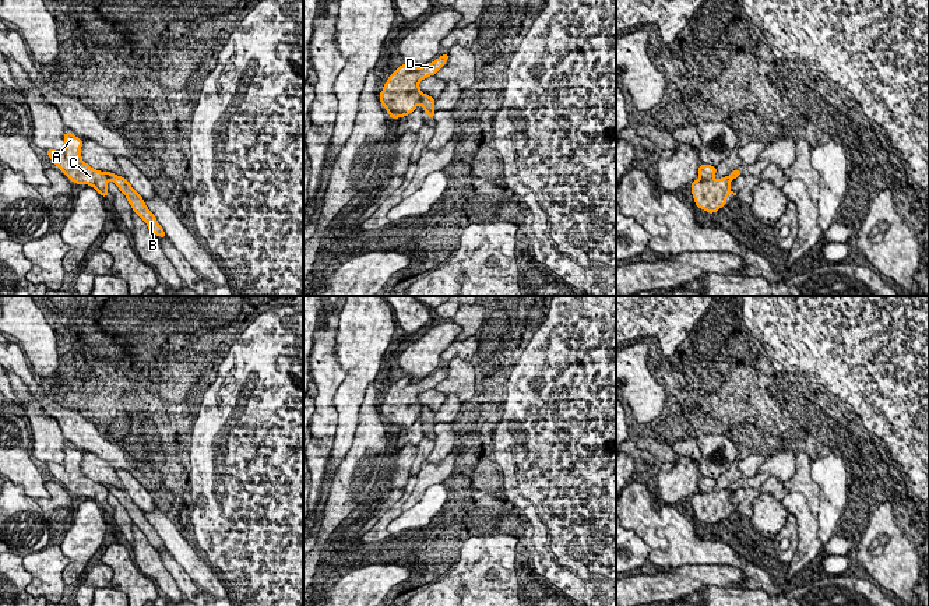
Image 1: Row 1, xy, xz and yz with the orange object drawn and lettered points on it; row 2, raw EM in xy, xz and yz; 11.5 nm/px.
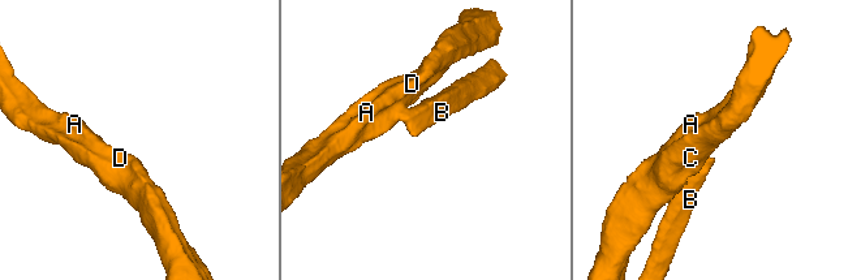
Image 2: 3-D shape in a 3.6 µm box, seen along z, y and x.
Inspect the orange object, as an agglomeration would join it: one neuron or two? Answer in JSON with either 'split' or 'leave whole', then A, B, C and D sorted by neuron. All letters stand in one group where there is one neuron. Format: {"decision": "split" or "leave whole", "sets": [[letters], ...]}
{"decision": "split", "sets": [["A", "C", "D"], ["B"]]}

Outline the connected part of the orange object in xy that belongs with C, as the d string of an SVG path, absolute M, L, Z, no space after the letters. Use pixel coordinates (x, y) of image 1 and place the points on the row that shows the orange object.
M68 131L63 138L64 149L46 149L49 158L73 183L88 184L105 198L109 194L109 177L105 172L96 170L82 161L80 152L82 148L82 140Z

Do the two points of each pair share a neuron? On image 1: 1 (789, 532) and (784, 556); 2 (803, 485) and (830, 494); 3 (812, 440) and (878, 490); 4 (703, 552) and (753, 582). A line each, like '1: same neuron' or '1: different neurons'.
1: same neuron
2: different neurons
3: same neuron
4: same neuron

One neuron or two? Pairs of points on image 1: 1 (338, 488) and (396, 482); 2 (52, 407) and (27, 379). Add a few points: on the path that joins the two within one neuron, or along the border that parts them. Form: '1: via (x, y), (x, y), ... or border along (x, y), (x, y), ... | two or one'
1: border along (396, 458), (394, 468), (384, 485) | two
2: via (45, 401), (32, 386) | one

